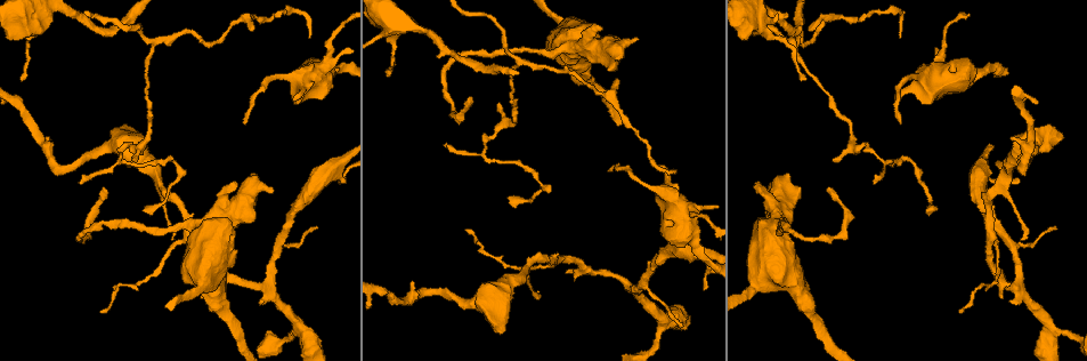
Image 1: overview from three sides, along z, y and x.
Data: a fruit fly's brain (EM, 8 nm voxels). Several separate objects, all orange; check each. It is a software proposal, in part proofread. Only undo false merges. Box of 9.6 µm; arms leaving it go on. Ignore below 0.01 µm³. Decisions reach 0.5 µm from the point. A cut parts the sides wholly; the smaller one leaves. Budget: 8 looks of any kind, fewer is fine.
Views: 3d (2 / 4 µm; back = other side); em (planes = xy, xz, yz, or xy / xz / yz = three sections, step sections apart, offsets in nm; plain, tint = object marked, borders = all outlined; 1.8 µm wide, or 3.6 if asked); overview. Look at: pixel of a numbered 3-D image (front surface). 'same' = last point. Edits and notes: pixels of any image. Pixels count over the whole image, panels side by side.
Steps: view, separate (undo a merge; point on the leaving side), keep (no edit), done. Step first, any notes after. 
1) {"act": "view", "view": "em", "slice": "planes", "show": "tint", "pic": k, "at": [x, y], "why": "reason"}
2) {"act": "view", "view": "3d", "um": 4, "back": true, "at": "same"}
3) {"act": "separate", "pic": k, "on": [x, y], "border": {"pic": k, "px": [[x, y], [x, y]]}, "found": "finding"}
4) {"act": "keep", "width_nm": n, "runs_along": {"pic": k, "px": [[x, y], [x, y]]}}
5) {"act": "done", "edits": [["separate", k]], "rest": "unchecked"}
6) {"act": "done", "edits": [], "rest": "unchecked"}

{"act": "view", "view": "3d", "um": 2, "back": true, "pic": 1, "at": [120, 163], "why": "arms part here"}

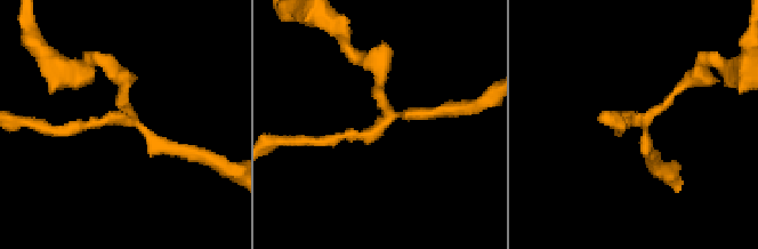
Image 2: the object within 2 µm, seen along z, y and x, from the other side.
{"act": "view", "view": "em", "slice": "xz", "step": 8, "show": "tint", "pic": 2, "at": [644, 117]}

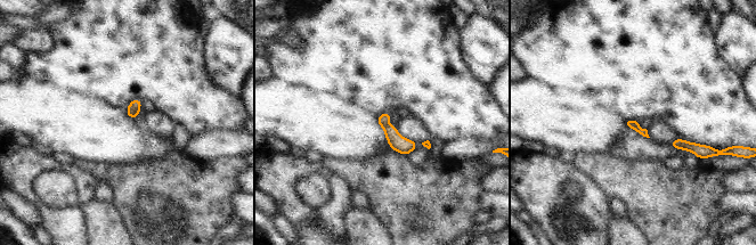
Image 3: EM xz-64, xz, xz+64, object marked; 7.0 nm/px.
{"act": "view", "view": "em", "slice": "planes", "show": "tint", "at": "same"}

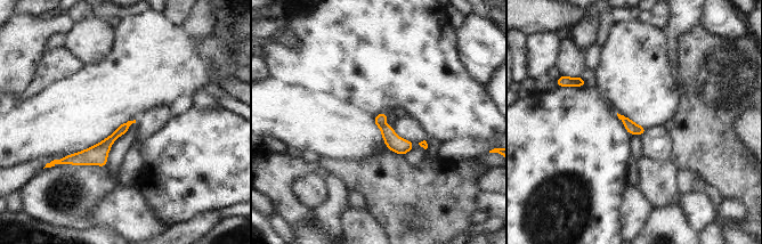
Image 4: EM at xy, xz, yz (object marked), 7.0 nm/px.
{"act": "keep", "runs_along": {"pic": 4, "px": [[127, 124], [95, 155], [65, 160]]}, "found": "one neuron here"}

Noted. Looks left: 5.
{"act": "view", "view": "em", "slice": "planes", "show": "tint", "pic": 1, "at": [187, 234], "why": "side arm on a straight run"}

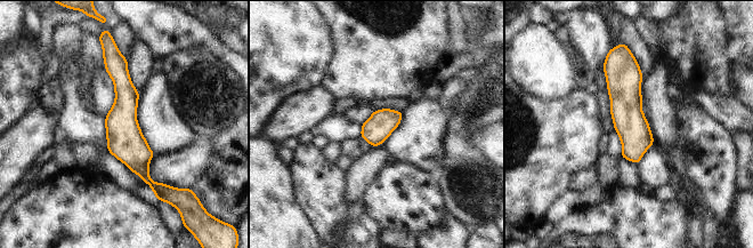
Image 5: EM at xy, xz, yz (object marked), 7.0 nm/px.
{"act": "keep", "runs_along": {"pic": 5, "px": [[115, 60], [124, 140], [154, 188]]}, "found": "all the same neuron"}

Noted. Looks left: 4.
{"act": "view", "view": "3d", "um": 4, "pic": 1, "at": [686, 210]}

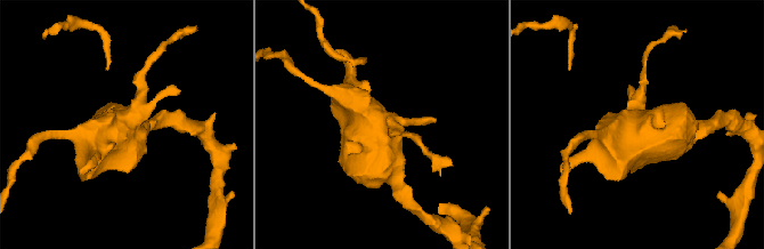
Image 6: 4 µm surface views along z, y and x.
{"act": "view", "view": "em", "um": 3.6, "slice": "planes", "show": "tint", "pic": 6, "at": [128, 120], "why": "need the tissue"}

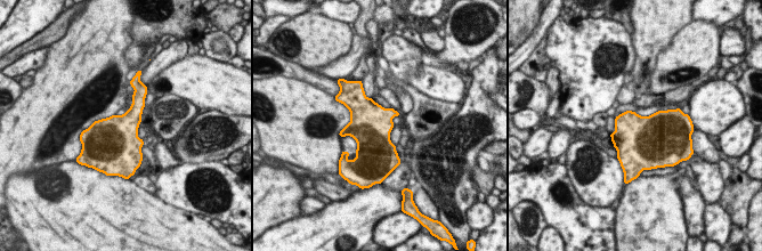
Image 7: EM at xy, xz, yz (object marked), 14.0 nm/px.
{"act": "keep", "found": "continuous, no second neuron"}

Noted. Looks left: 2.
{"act": "view", "view": "em", "slice": "planes", "show": "plain", "pic": 1, "at": [629, 286], "why": "three arms meet"}

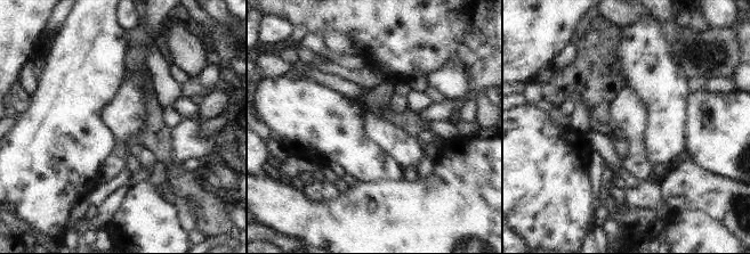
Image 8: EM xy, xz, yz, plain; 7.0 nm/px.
{"act": "view", "view": "em", "slice": "planes", "show": "tint", "at": "same", "why": "where the object lies"}

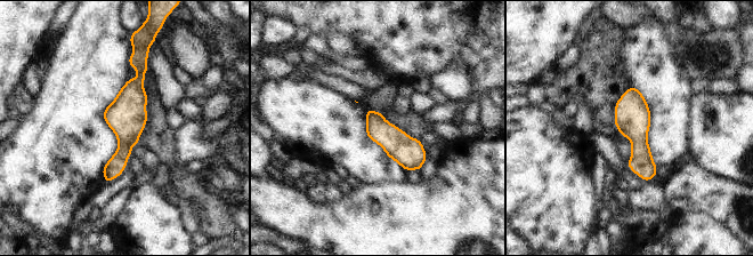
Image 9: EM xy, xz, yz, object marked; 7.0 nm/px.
{"act": "keep", "width_nm": 200, "runs_along": {"pic": 9, "px": [[135, 61], [127, 141], [107, 178]]}, "found": "continuous, no second neuron"}

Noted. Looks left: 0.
{"act": "done", "edits": [], "rest": "unchecked"}

